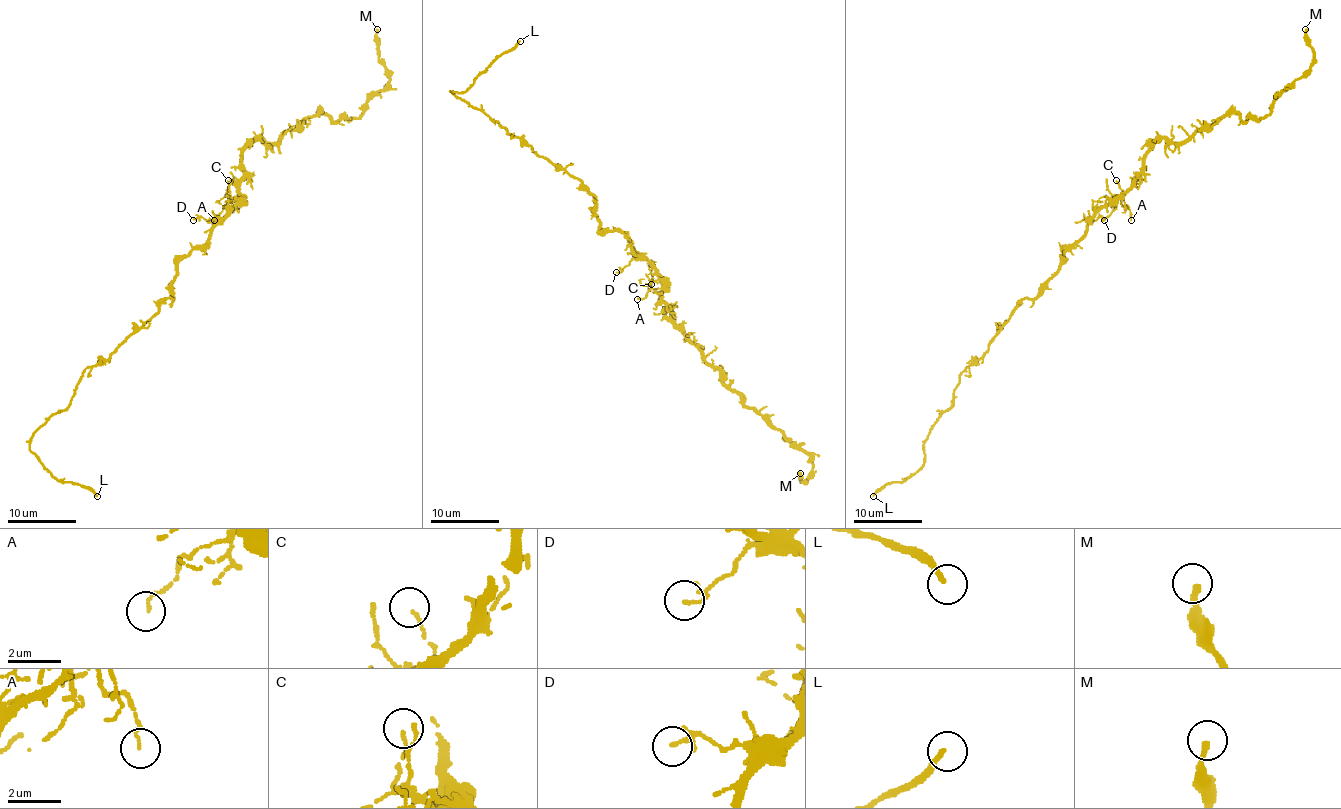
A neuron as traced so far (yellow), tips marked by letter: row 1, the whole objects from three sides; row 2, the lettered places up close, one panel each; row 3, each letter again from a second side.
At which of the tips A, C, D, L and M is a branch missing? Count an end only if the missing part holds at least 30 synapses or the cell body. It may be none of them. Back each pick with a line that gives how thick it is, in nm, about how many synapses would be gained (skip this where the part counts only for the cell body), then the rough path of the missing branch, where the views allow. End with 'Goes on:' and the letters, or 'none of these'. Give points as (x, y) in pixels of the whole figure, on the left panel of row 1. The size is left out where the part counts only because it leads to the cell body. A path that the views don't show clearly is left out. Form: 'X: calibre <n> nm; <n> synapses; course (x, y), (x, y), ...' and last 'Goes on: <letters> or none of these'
L: calibre 170 nm; course (97, 496), (99, 514)
Goes on: L

